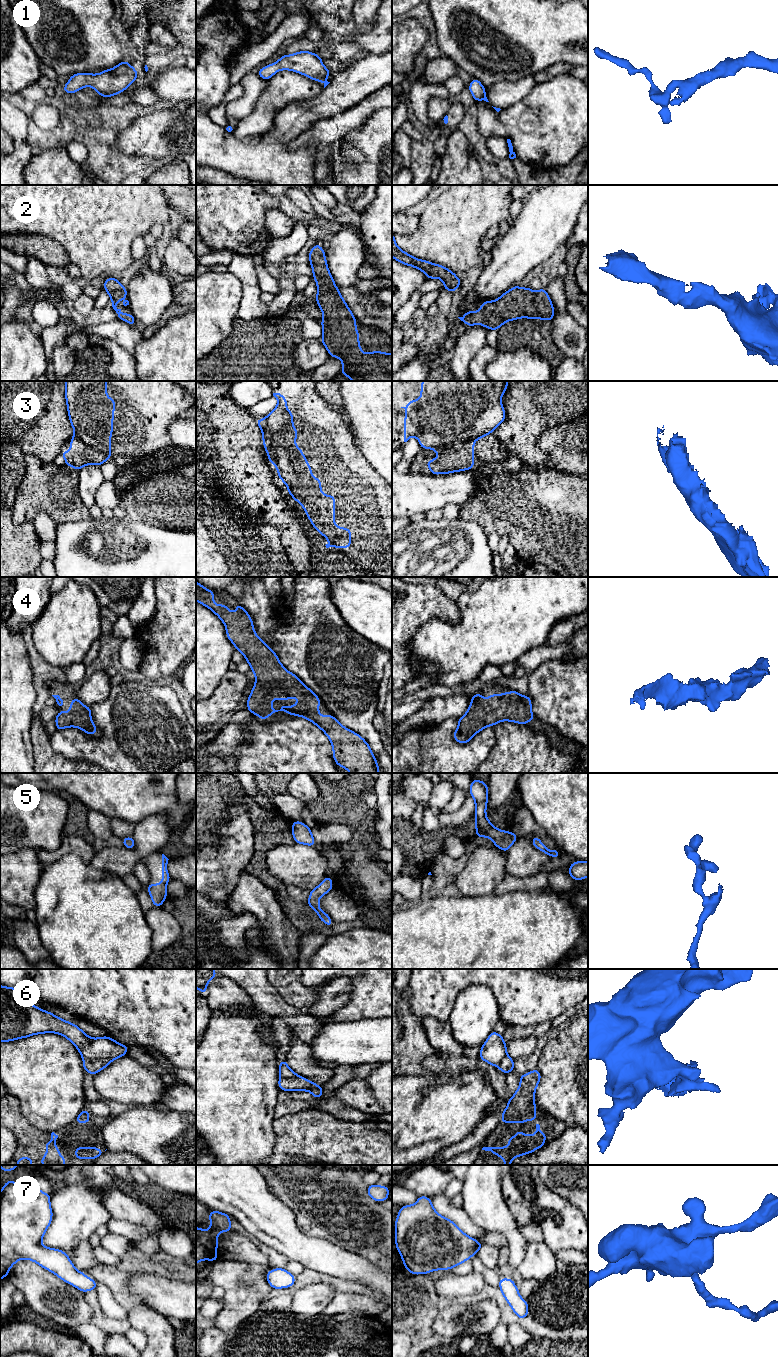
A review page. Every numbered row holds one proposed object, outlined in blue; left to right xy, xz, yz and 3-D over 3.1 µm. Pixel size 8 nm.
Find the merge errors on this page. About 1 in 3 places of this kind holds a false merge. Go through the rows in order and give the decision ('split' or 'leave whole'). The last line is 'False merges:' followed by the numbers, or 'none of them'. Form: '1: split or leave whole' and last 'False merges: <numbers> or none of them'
1: leave whole
2: leave whole
3: split
4: leave whole
5: leave whole
6: split
7: leave whole
False merges: 3, 6

